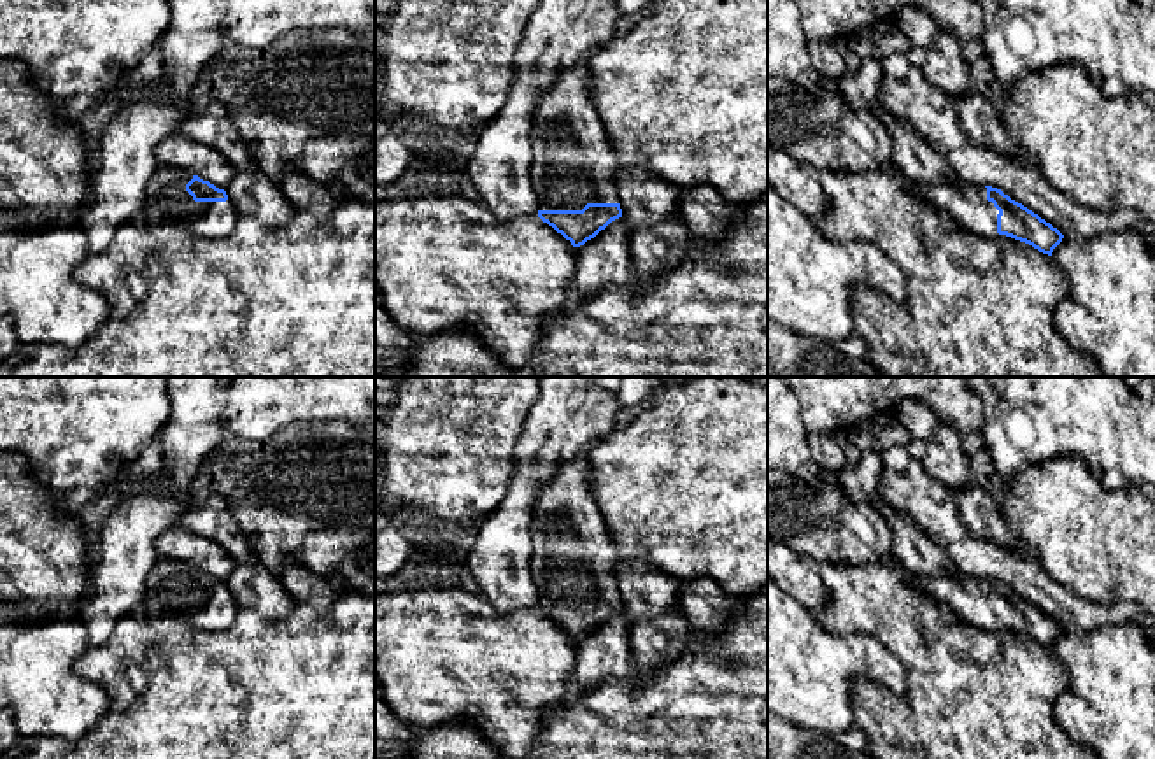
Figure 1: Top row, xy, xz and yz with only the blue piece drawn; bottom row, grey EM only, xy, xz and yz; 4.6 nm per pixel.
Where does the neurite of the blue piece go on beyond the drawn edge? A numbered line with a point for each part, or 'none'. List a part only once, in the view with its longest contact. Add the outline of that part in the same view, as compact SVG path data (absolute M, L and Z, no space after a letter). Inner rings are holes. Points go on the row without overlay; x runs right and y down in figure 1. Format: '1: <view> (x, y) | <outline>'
1: xz (573, 556) | M585 452L559 463L552 479L536 493L531 524L531 577L538 603L582 603L587 596L620 596L617 585L619 550L587 486Z

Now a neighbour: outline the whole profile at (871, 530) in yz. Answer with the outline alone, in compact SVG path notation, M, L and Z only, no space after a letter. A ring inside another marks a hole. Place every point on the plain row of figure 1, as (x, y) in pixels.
M768 468L768 538L787 545L797 554L815 561L864 563L890 556L892 533L882 517L875 517L868 505L854 503L841 484L813 479L801 480L794 475Z

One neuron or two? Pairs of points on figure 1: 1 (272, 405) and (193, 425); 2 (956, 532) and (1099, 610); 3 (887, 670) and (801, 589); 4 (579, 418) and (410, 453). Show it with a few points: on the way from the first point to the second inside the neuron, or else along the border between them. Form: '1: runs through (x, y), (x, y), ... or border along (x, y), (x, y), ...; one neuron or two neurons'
1: border along (225, 395), (223, 426), (230, 435); two neurons
2: runs through (991, 561), (1019, 570), (1064, 607); one neuron
3: border along (786, 591), (814, 612); two neurons
4: border along (538, 395), (516, 444), (512, 470); two neurons

